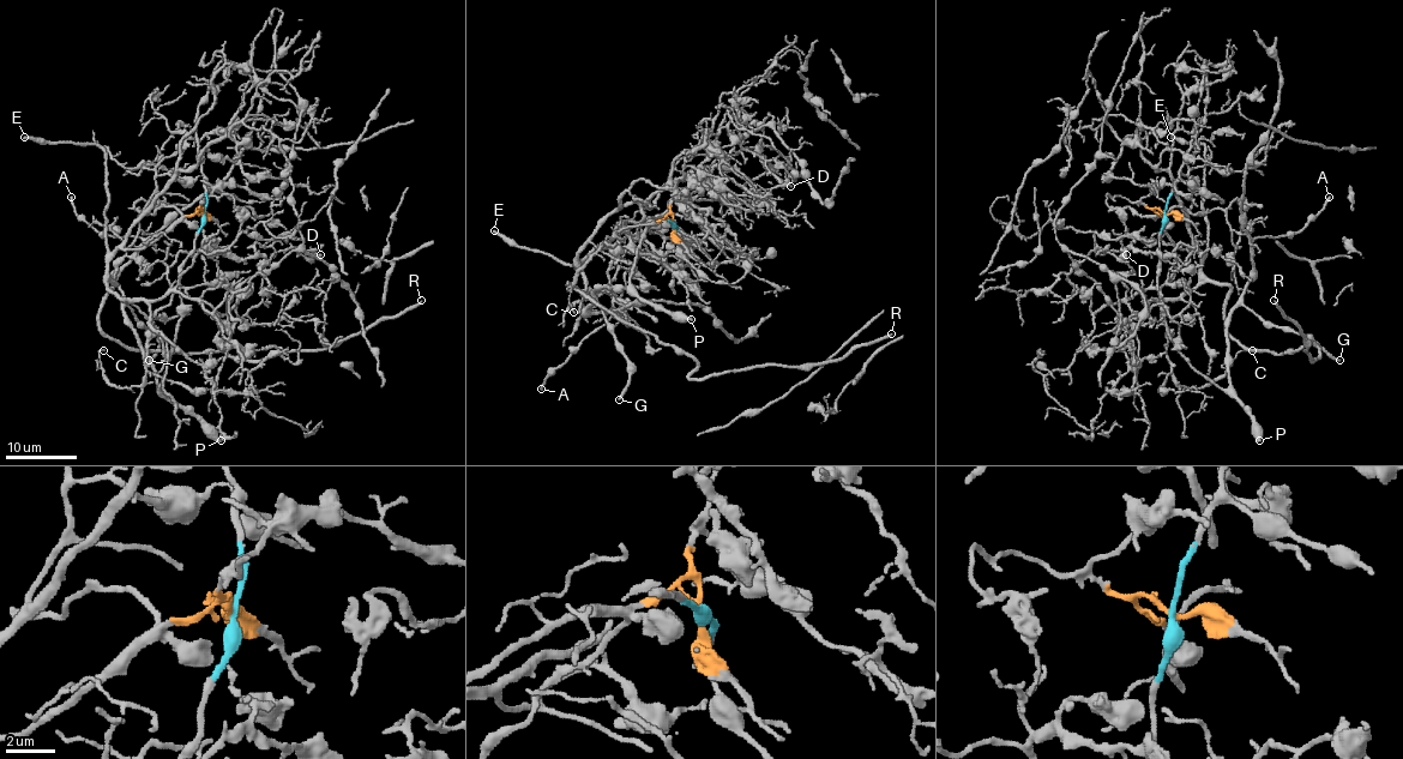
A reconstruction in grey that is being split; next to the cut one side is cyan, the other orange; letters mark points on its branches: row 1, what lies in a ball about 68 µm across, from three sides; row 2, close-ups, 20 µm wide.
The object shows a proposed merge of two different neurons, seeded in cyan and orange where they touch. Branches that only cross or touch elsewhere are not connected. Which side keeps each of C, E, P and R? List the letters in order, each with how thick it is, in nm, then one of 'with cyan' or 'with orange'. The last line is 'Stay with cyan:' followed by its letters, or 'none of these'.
C: calibre 120 nm; with orange
E: calibre 280 nm; with orange
P: calibre 440 nm; with cyan
R: calibre 240 nm; with orange
Stay with cyan: P

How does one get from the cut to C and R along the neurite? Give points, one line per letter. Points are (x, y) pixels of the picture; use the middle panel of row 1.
C: (674, 223), (638, 222), (579, 259), (609, 215), (632, 203), (642, 220), (616, 226), (583, 269), (573, 313)
R: (674, 223), (638, 222), (568, 284), (680, 348), (690, 379), (837, 361), (891, 335)

